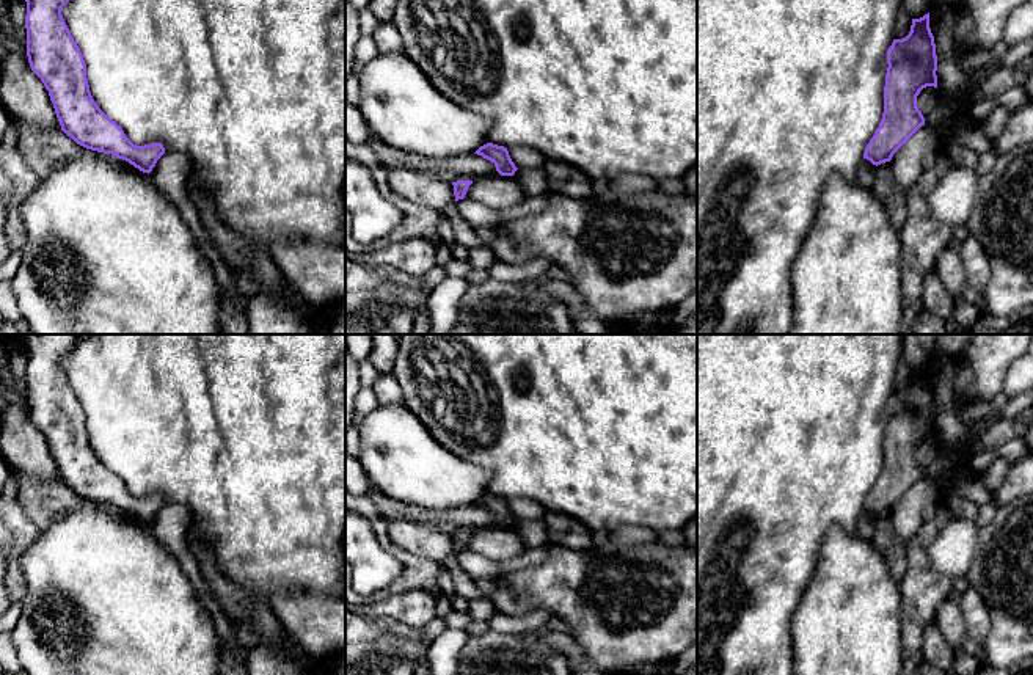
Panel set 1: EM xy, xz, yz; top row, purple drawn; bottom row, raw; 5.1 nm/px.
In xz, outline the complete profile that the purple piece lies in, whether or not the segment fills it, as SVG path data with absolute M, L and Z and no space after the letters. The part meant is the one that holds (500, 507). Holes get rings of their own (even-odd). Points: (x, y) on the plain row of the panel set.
M487 494L480 498L474 505L482 507L484 510L493 513L496 518L496 523L501 527L513 527L515 523L518 521L512 513L507 499L504 498Z

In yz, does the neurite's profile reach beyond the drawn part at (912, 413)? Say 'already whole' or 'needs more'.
already whole

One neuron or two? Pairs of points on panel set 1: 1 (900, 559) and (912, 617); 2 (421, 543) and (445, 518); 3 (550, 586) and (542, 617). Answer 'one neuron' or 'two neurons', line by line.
1: two neurons
2: two neurons
3: two neurons

